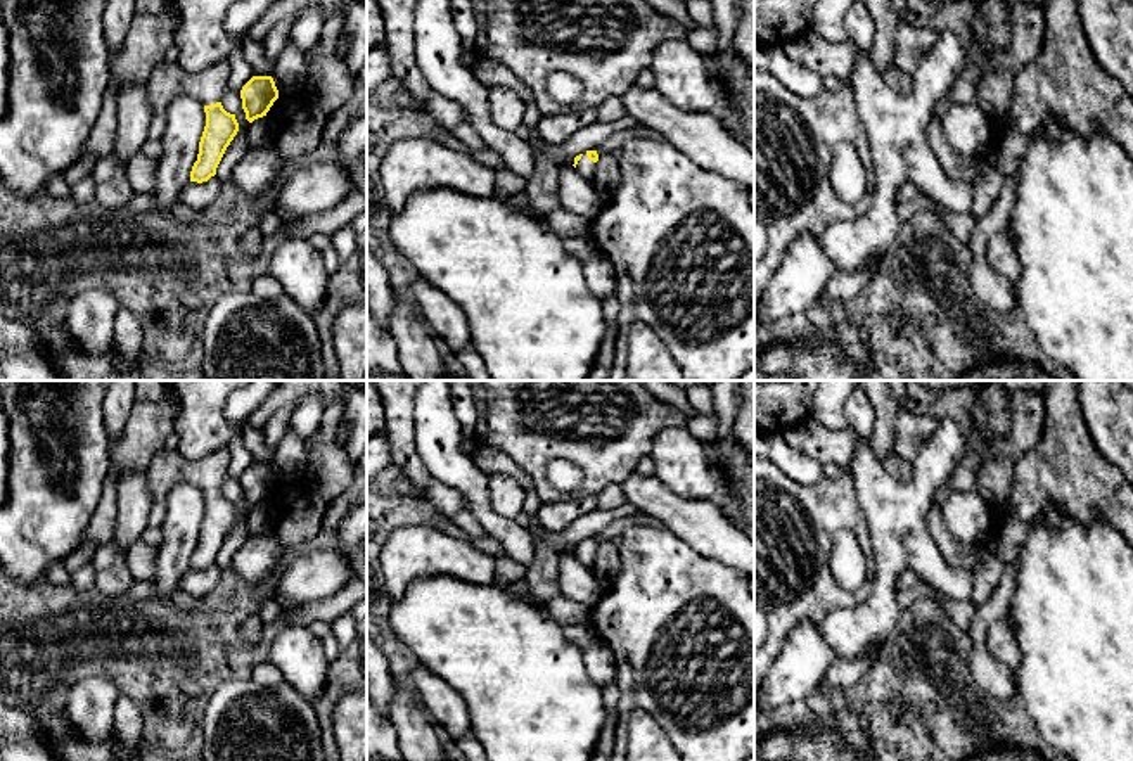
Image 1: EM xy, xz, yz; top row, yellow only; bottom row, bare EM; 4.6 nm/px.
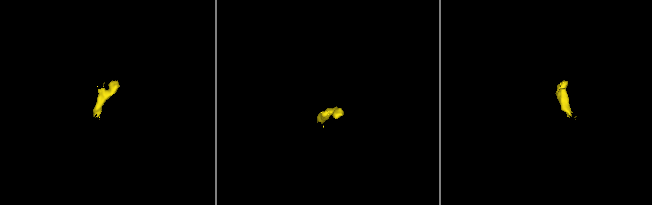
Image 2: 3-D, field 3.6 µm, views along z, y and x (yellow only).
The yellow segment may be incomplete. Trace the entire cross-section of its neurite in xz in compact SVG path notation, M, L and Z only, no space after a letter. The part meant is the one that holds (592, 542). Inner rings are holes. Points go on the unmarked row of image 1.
M586 538L574 545L573 553L590 572L593 572L595 569L597 548L599 548L597 538Z

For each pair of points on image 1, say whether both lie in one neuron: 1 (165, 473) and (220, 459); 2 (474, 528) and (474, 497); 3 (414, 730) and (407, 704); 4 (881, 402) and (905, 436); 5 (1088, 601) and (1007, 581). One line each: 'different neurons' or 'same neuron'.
1: same neuron
2: different neurons
3: same neuron
4: different neurons
5: different neurons

